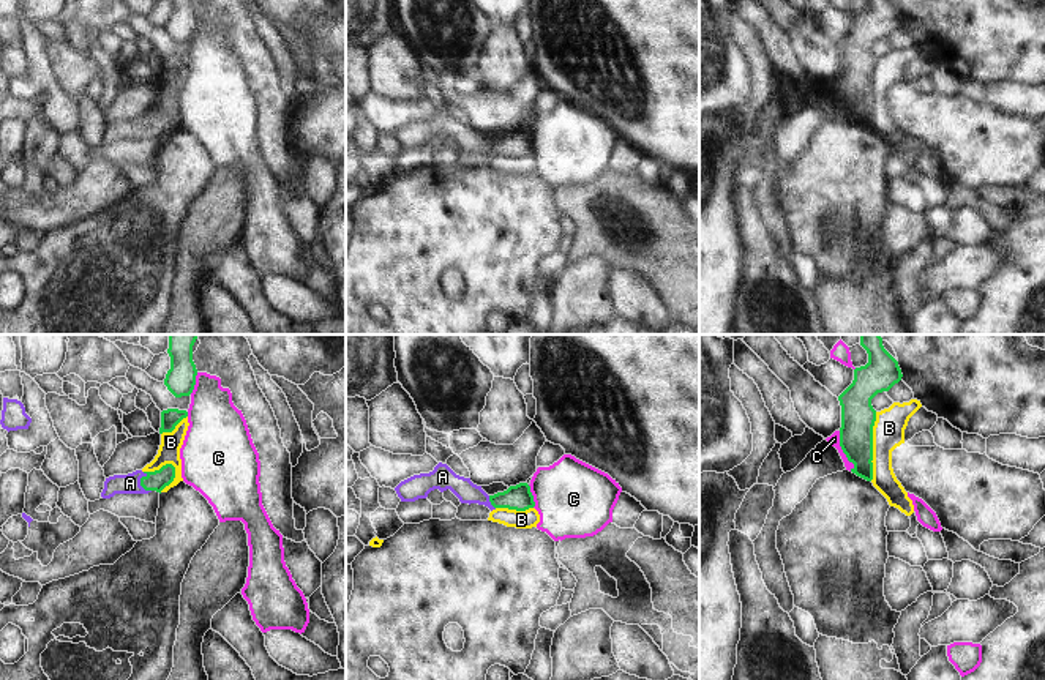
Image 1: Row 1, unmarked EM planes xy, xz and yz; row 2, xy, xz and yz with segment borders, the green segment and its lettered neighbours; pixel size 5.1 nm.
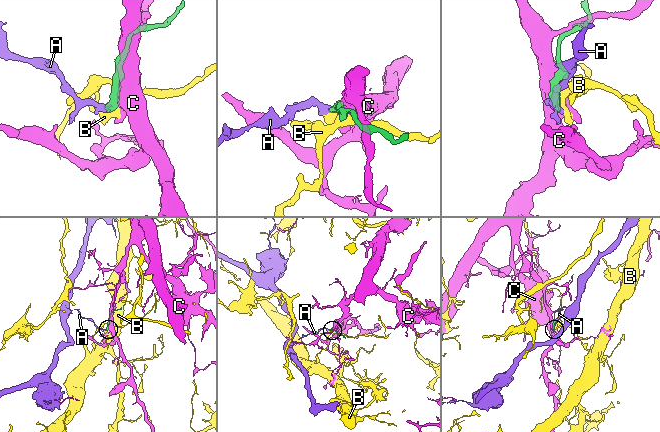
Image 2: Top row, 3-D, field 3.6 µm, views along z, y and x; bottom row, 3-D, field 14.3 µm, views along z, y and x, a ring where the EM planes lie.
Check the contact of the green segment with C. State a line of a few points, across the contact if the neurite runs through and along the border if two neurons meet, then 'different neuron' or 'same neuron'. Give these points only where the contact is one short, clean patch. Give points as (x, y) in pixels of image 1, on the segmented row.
different neuron

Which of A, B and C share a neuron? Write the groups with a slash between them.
A / B / C

